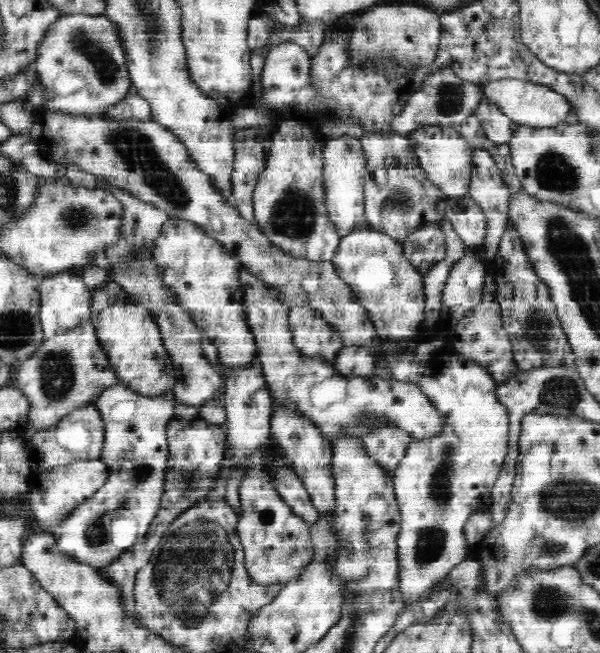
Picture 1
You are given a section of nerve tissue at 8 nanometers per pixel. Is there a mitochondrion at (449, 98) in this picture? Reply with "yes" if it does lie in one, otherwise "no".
yes

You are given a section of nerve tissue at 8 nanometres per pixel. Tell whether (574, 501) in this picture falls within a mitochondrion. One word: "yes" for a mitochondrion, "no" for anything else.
yes

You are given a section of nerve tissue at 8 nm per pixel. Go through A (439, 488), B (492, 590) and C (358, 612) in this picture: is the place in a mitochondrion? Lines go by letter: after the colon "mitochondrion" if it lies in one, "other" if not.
A: mitochondrion
B: other
C: mitochondrion

